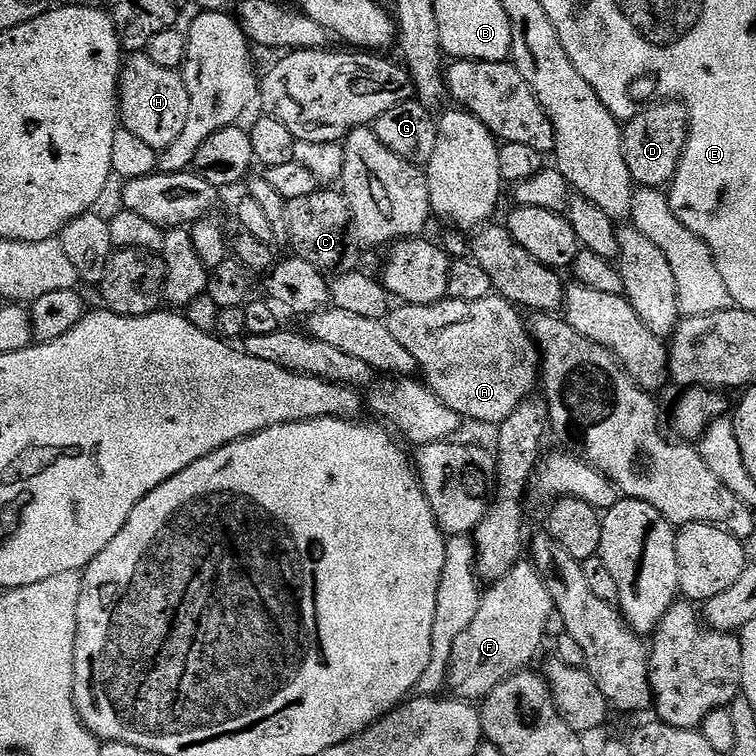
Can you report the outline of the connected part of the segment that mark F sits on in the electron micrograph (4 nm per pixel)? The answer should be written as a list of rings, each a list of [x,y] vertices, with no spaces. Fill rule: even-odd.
[[[515,564],[503,578],[480,597],[478,614],[474,622],[454,638],[454,650],[448,663],[447,691],[455,699],[469,702],[483,701],[494,686],[506,682],[508,676],[527,669],[528,664],[546,643],[546,621],[554,611],[550,590],[546,590],[544,577],[535,564]]]

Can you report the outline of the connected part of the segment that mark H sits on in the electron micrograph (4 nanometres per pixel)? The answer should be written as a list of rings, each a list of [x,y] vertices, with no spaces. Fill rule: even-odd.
[[[146,54],[129,55],[120,69],[118,93],[118,120],[123,128],[137,138],[143,138],[148,145],[163,150],[180,137],[186,118],[190,118],[190,94],[183,75],[150,62]]]

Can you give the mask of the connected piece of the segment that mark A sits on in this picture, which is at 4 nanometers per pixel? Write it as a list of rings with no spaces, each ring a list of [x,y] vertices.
[[[495,294],[486,298],[478,298],[478,302],[458,302],[457,300],[449,300],[447,298],[440,300],[437,304],[406,304],[401,303],[399,306],[393,307],[388,313],[386,323],[390,334],[394,334],[394,339],[399,345],[404,346],[410,352],[410,358],[414,358],[419,375],[422,377],[423,383],[428,385],[428,389],[438,397],[442,402],[446,402],[446,406],[450,406],[450,410],[454,410],[461,418],[468,416],[472,420],[481,420],[484,424],[492,424],[498,426],[506,418],[510,418],[510,414],[514,414],[514,410],[518,407],[526,397],[533,395],[535,386],[538,384],[538,373],[541,371],[542,365],[538,355],[538,349],[530,335],[529,329],[520,321],[521,313],[517,311],[508,301],[503,300],[501,296]]]

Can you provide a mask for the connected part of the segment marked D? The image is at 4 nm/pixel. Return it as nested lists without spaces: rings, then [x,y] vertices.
[[[679,100],[653,102],[640,109],[631,120],[623,125],[622,150],[626,166],[630,166],[633,185],[641,188],[659,188],[671,185],[680,160],[684,157],[684,147],[688,141],[690,121],[688,107]]]

